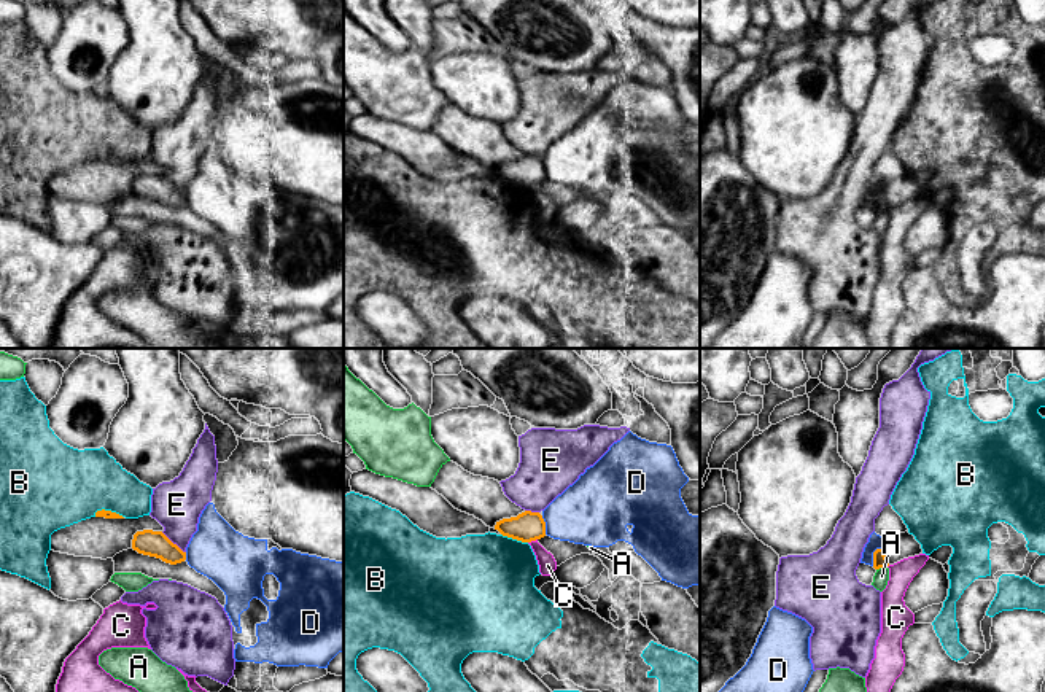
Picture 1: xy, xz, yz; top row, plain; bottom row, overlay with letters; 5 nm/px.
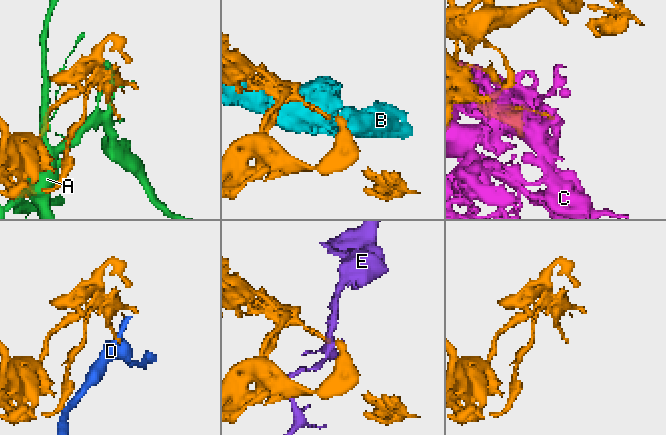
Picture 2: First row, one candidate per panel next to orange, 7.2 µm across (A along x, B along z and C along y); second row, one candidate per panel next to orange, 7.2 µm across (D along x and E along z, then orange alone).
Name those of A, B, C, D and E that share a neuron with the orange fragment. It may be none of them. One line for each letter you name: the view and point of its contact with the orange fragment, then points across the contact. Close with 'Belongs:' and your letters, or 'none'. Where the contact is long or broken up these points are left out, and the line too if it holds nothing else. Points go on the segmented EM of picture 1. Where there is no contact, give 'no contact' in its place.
Belongs: none

